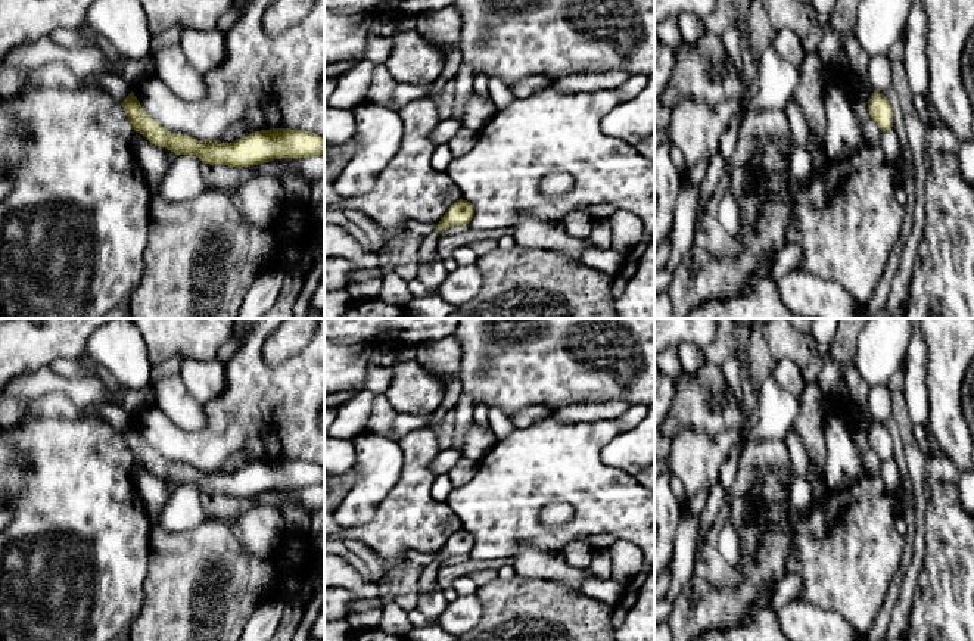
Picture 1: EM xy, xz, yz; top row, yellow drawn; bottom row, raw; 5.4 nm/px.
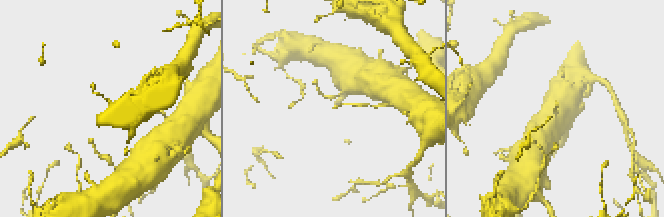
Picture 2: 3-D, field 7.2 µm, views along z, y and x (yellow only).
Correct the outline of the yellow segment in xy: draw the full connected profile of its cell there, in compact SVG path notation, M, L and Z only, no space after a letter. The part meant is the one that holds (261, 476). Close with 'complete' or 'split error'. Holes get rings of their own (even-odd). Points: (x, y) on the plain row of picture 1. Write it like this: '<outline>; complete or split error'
M131 421L121 432L133 458L150 473L178 485L196 485L202 492L214 495L249 497L281 488L308 488L324 485L324 467L312 461L292 458L270 458L248 464L233 473L220 470L197 470L171 463L161 457L140 435Z; complete

